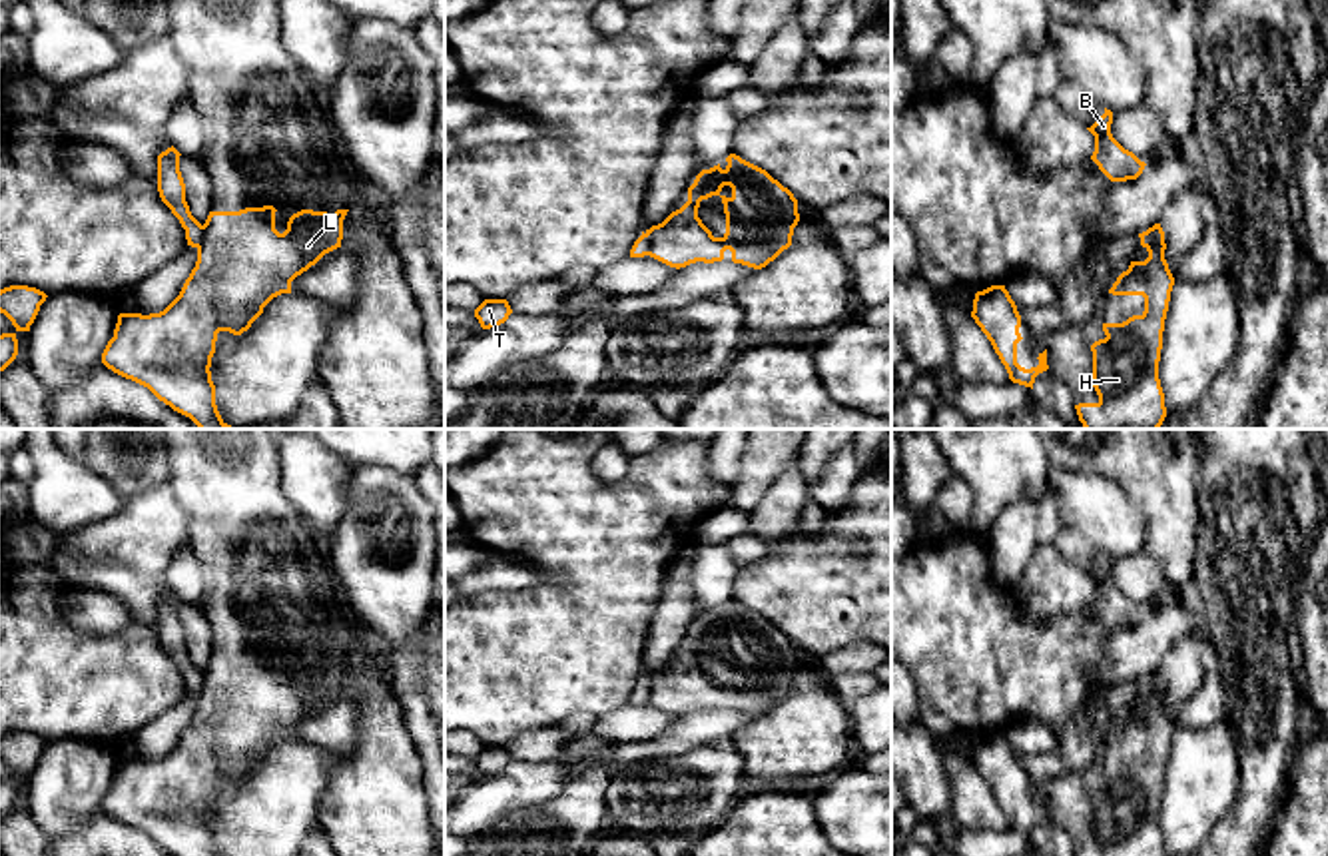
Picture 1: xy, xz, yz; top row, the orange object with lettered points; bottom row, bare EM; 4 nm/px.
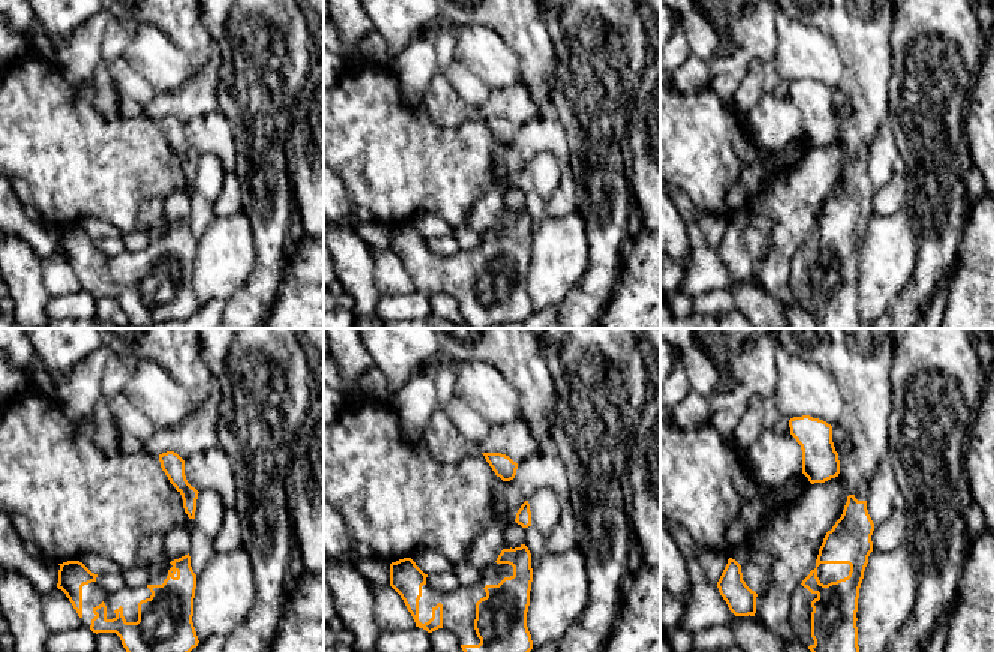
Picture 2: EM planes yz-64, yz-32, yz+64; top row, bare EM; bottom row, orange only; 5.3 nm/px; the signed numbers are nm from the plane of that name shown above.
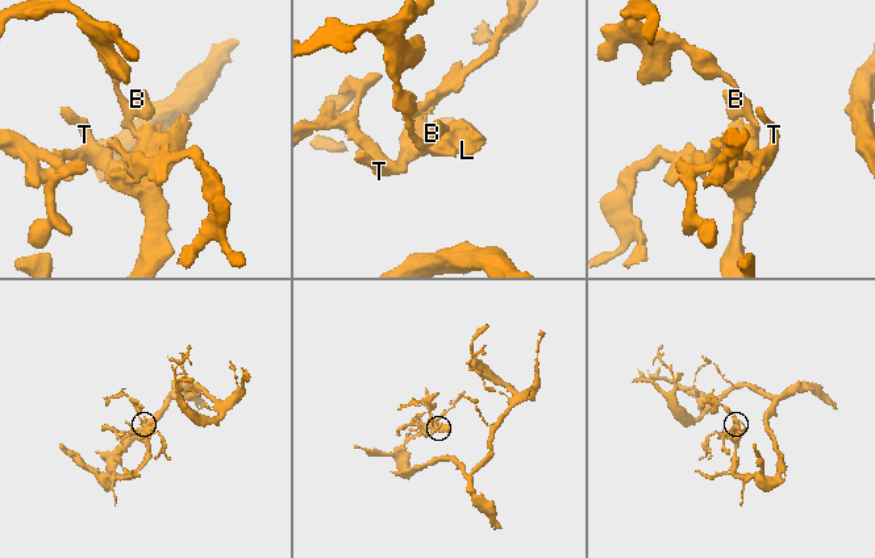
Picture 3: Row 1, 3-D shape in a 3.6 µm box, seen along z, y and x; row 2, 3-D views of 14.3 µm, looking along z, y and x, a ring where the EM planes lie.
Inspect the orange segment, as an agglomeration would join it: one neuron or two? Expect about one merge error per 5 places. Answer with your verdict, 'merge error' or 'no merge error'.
merge error

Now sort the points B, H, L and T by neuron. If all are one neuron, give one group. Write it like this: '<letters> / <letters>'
B / H L T

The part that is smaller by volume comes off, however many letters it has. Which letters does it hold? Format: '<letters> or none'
B

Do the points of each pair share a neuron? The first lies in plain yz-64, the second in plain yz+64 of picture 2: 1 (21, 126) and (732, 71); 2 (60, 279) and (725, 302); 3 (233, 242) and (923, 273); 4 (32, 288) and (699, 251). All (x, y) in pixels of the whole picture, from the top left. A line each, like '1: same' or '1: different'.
1: different
2: different
3: different
4: different

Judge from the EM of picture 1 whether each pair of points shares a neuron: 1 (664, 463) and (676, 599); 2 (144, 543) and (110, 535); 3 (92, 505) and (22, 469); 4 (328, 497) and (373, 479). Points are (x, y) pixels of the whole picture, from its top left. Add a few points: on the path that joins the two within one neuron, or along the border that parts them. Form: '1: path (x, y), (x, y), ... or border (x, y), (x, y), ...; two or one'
1: border (692, 539), (670, 563), (655, 605); two
2: path (136, 537), (118, 537); one
3: border (24, 449), (32, 463), (28, 485); two
4: border (351, 463), (343, 487), (343, 515), (330, 535); two

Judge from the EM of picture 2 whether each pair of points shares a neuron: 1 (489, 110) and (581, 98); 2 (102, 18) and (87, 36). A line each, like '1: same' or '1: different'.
1: different
2: same

